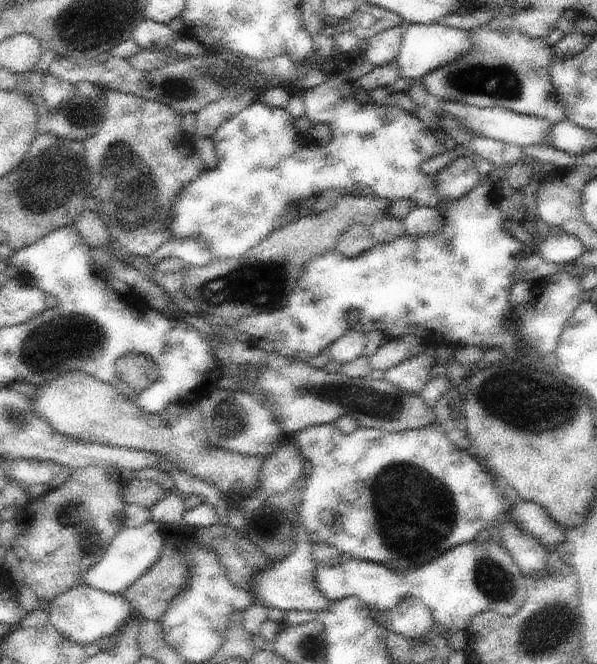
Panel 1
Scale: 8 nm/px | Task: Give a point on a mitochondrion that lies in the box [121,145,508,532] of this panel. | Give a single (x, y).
(257, 285)

